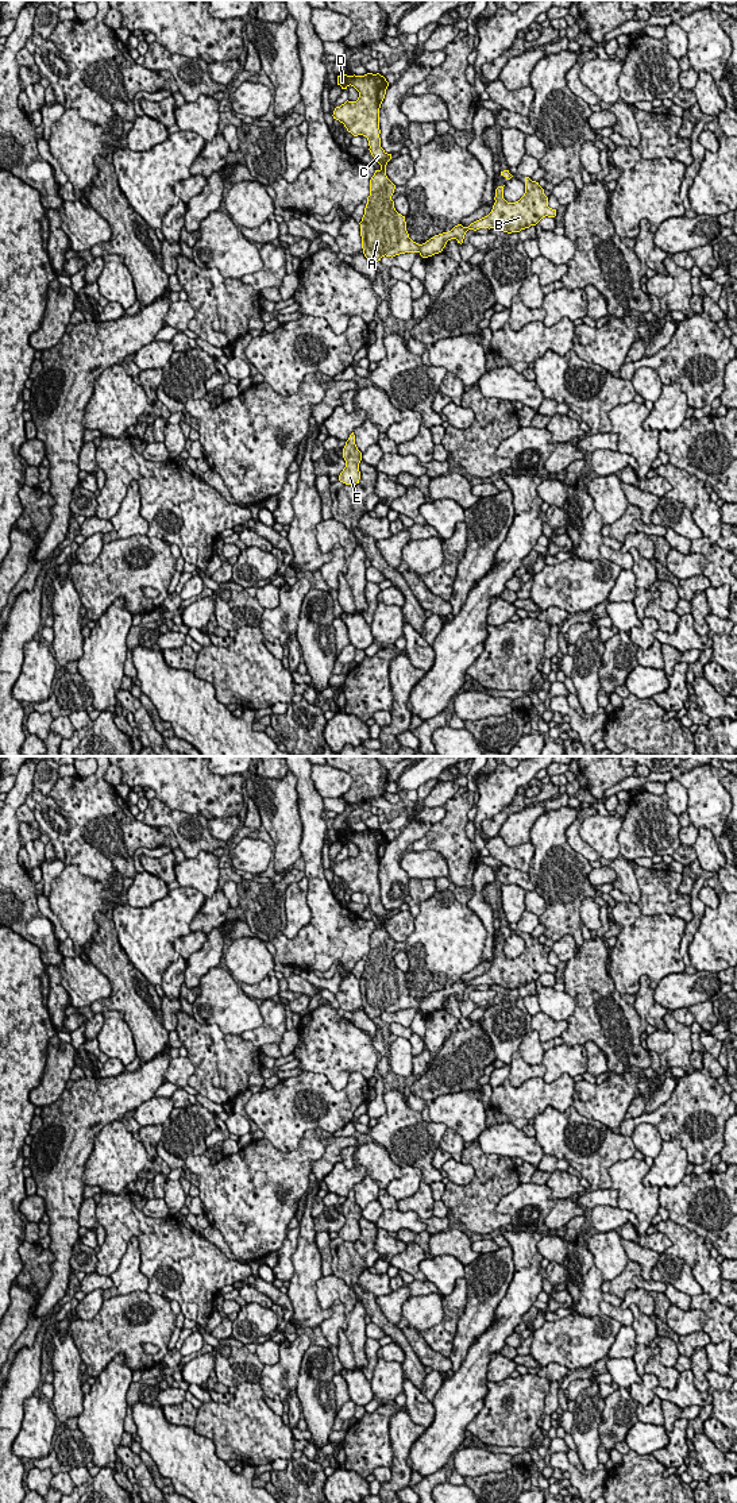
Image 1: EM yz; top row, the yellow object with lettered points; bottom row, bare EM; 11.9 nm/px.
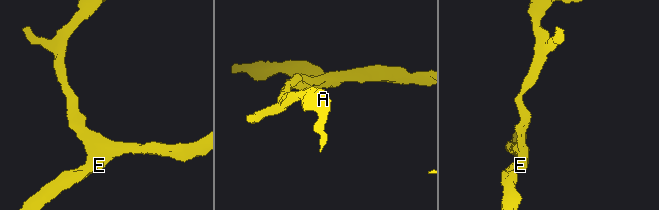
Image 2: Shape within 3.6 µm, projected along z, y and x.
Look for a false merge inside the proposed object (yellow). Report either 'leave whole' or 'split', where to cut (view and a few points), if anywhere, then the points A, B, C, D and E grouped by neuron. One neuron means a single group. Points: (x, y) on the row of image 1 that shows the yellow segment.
split | yz (421, 245), (419, 251) | A C D E / B

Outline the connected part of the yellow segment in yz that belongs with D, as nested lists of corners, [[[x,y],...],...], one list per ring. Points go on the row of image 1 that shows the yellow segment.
[[[379,73],[364,76],[337,76],[337,85],[350,85],[359,92],[356,101],[346,101],[333,111],[333,119],[344,124],[354,136],[363,135],[368,140],[370,153],[381,165],[370,180],[370,196],[360,224],[362,248],[370,263],[382,257],[405,253],[420,253],[418,243],[409,238],[405,216],[394,208],[391,196],[395,185],[386,176],[386,165],[391,159],[381,147],[379,108],[389,82]]]

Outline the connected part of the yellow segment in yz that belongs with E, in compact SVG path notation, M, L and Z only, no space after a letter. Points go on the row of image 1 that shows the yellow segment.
M354 432L346 442L346 446L343 448L343 458L346 460L346 467L340 473L339 481L346 485L355 486L356 483L359 483L360 479L359 463L362 460L362 452L358 450L355 444Z

